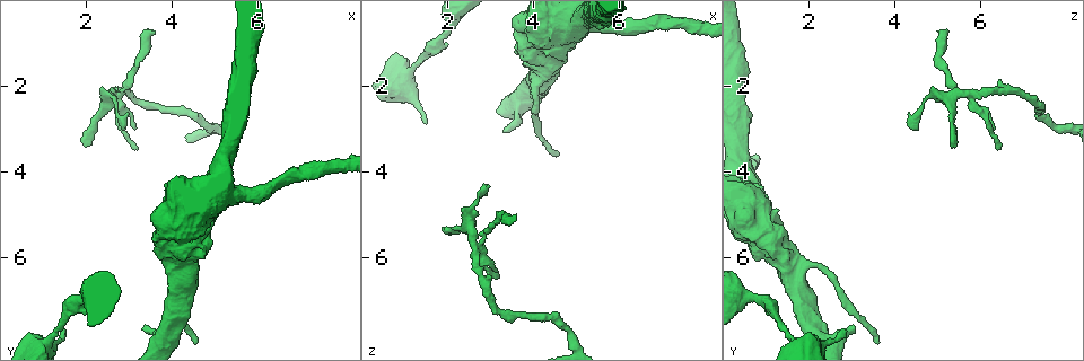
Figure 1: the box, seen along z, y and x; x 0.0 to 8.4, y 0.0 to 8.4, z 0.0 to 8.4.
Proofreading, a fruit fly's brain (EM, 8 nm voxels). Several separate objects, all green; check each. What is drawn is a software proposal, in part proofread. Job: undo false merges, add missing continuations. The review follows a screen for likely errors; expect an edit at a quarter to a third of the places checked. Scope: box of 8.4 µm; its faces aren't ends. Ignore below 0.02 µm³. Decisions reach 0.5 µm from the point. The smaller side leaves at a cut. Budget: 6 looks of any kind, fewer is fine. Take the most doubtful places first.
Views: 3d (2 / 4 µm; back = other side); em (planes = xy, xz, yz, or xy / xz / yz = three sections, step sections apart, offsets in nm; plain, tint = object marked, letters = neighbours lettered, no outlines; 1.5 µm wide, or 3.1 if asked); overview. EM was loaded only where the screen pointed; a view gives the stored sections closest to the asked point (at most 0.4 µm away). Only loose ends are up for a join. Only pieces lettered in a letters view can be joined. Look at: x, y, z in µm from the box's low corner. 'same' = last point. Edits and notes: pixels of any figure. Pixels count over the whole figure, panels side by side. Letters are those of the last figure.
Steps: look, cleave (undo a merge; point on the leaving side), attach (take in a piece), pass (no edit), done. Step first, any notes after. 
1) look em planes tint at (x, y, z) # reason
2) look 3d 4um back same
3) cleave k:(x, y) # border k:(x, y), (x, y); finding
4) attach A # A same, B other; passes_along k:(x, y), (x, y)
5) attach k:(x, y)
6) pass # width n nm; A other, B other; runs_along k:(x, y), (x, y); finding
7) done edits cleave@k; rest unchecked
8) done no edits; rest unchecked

look em planes letters at (3.30, 7.65, 3.10) # an open end

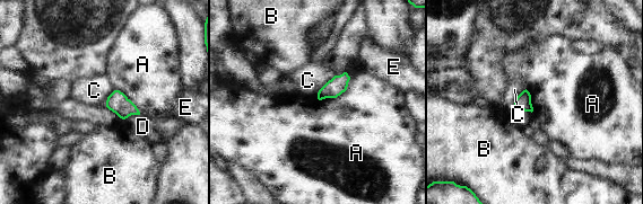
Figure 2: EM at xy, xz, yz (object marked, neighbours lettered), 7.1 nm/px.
pass # longest_contact A 300 nm; A other, B other, C other, D other, E other; border 2:(348, 73), (344, 91), (318, 99); no lettered piece goes on from it

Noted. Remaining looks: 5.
look 3d 4um at (2.75, 2.15, 5.60) # four-way junction

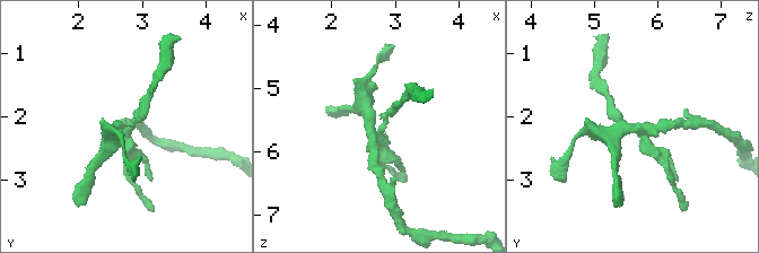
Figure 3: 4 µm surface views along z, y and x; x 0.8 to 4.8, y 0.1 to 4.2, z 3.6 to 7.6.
look em xy step 8 tint at (2.80, 2.20, 5.60) # need the tissue

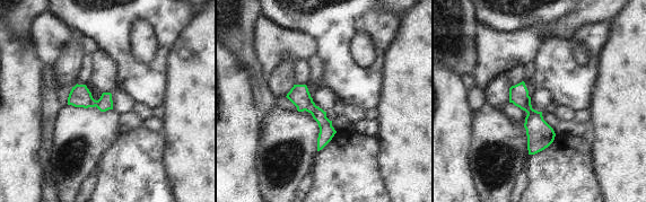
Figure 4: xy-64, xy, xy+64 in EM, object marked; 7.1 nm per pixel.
look em yz step 8 letters same

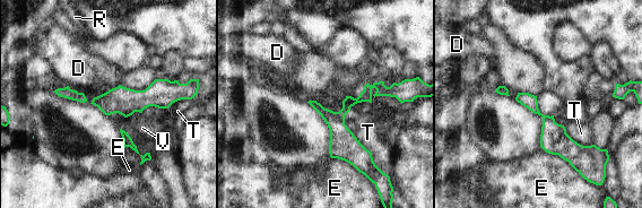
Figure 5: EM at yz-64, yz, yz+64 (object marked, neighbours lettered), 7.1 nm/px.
cleave 5:(344, 145) # width 70 nm; D other, E other, R other, T other, V other; part_leaving 5:(520, 95), (570, 146), (577, 146); two cells meet here

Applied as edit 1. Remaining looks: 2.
look overview

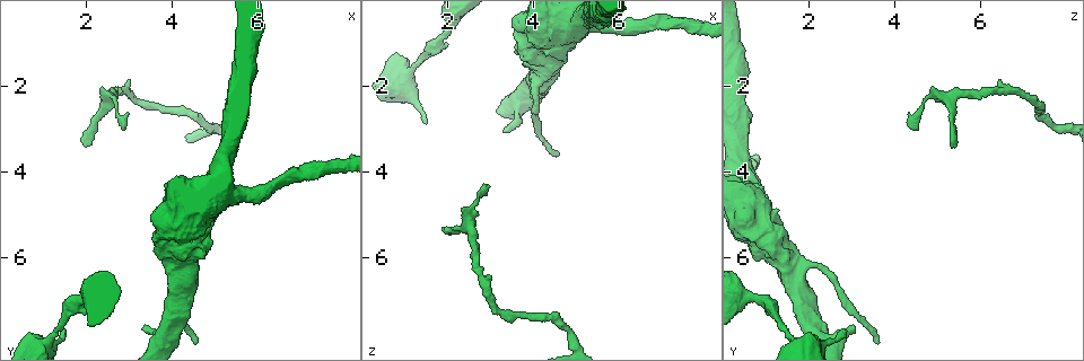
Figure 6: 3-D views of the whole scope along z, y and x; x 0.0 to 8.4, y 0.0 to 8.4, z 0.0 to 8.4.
look em planes letters at (1.45, 7.65, 2.90) # thin end

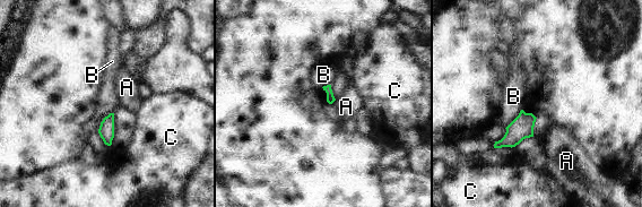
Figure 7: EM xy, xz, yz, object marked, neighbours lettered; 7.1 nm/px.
pass # longest_contact B 180 nm; A other, B other, C other; none of them fits

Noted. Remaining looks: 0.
done edits cleave@5; rest unchecked

